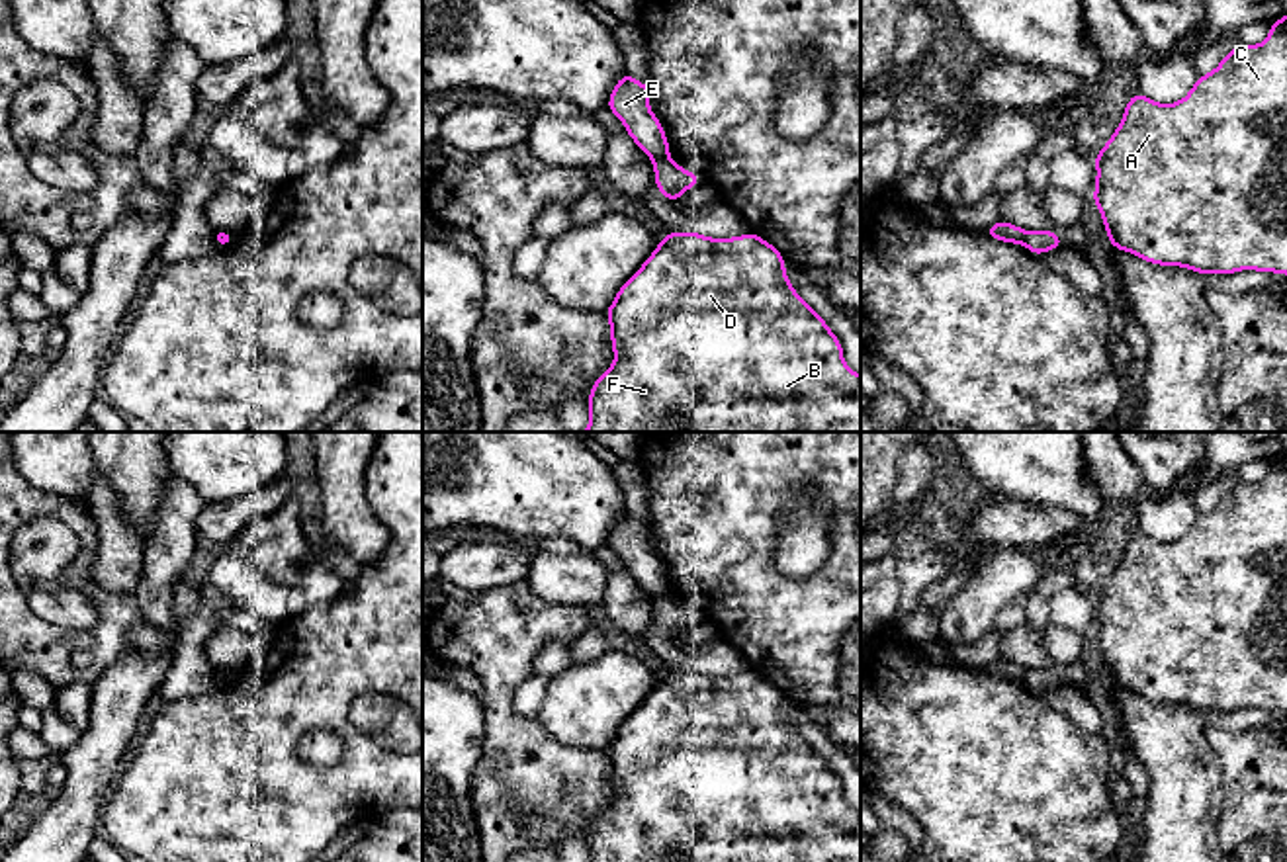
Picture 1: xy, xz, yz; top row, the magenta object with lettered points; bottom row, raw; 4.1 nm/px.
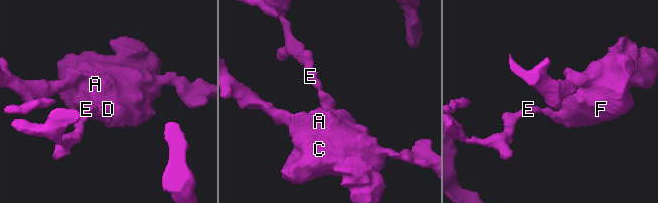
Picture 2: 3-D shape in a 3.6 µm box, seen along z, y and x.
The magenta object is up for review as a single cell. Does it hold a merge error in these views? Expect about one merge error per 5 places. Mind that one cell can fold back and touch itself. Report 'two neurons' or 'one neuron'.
two neurons

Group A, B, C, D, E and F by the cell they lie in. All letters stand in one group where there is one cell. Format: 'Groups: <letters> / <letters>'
Groups: A B C D F / E

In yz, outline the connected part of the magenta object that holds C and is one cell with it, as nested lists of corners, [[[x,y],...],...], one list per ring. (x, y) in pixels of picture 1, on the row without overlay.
[[[1287,452],[1271,461],[1264,481],[1236,483],[1213,510],[1197,516],[1183,538],[1158,541],[1134,530],[1117,569],[1093,598],[1097,616],[1091,637],[1103,655],[1105,670],[1113,686],[1131,690],[1150,702],[1189,706],[1203,713],[1228,713],[1240,708],[1279,710],[1287,713]]]

